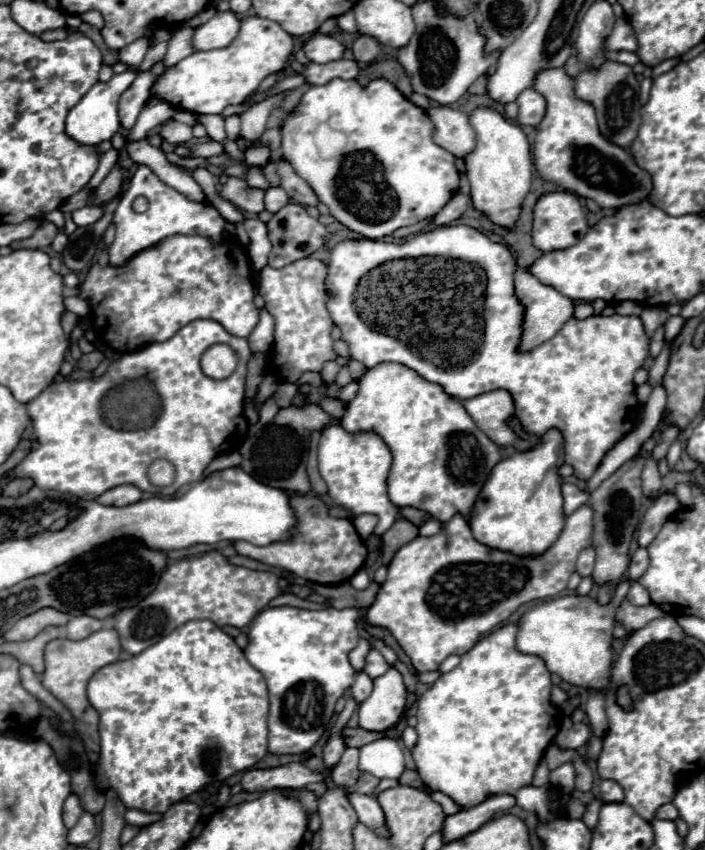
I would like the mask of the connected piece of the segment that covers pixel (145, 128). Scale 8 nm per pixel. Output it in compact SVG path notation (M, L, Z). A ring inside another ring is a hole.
M151 97L151 99L147 101L147 105L141 109L137 123L135 123L133 129L129 131L127 141L145 139L147 133L149 133L153 127L169 121L171 117L173 117L173 107L171 107L171 105L165 105L165 101L157 101L157 97Z

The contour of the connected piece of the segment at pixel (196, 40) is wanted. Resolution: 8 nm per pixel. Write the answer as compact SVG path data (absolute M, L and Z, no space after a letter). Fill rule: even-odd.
M217 11L205 25L199 25L193 33L193 49L207 51L227 47L239 33L239 17L233 11Z

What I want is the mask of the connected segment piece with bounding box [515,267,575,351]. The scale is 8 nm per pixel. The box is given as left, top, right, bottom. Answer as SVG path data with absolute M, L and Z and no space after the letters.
M523 267L515 271L515 289L517 289L521 303L525 305L525 325L523 325L523 335L521 335L521 349L525 351L549 341L563 327L563 323L573 317L573 307L575 307L573 301L561 295L557 289L543 285L537 277L533 277Z

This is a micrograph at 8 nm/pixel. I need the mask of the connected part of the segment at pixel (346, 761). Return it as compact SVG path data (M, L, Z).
M347 747L341 761L329 771L329 777L335 785L349 785L353 787L360 778L360 771L357 768L359 763L359 749Z

